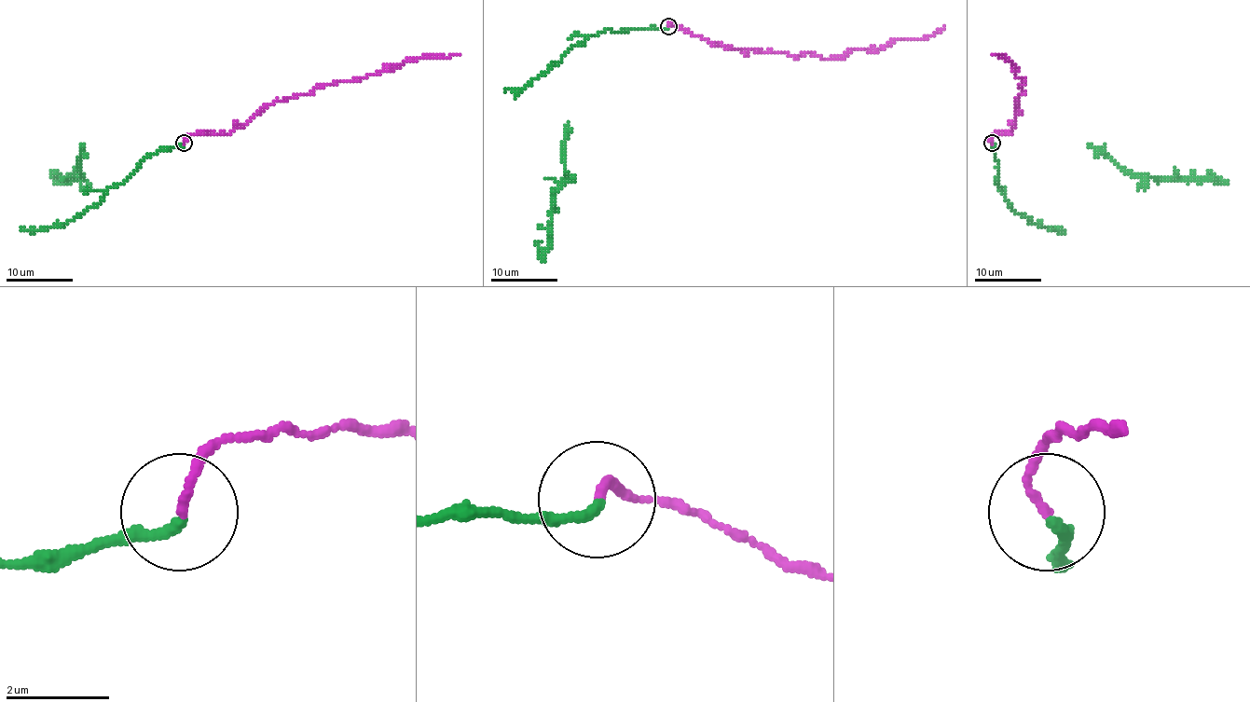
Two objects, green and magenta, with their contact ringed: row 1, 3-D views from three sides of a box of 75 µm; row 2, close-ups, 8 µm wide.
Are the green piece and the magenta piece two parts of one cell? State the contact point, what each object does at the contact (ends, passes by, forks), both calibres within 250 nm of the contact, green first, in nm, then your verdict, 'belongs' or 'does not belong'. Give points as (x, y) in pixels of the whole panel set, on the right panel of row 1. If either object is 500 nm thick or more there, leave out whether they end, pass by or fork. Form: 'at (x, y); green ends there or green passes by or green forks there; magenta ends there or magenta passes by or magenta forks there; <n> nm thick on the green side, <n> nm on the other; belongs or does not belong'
at (992, 143); green ends there; magenta ends there; 190 nm thick on the green side, 140 nm on the other; belongs

